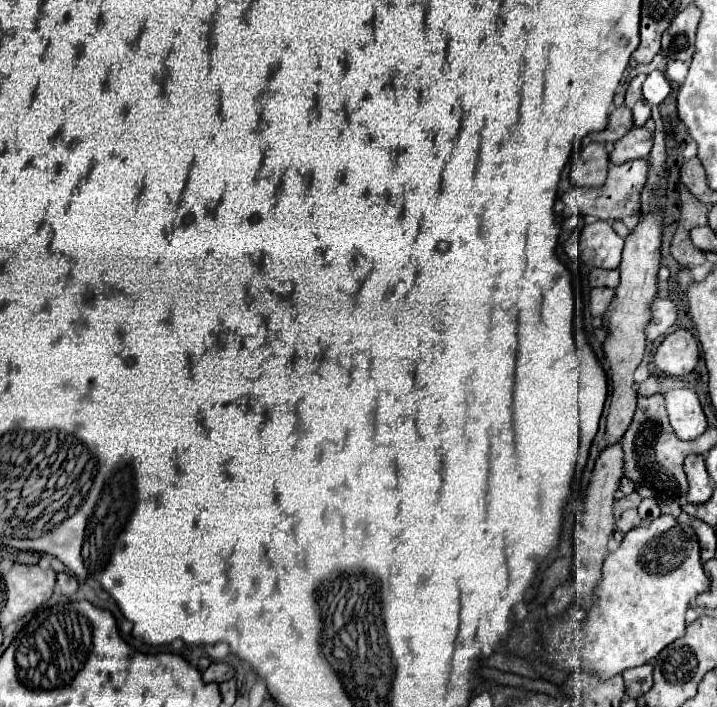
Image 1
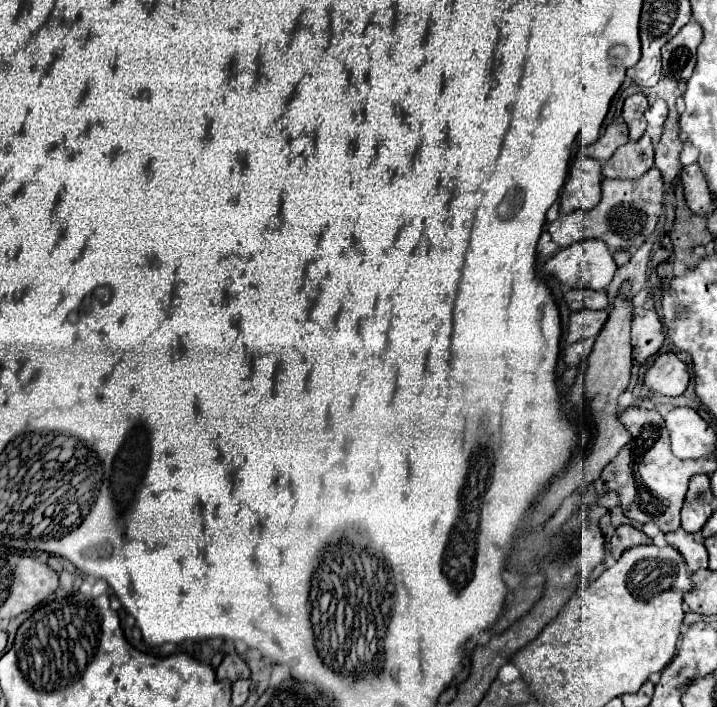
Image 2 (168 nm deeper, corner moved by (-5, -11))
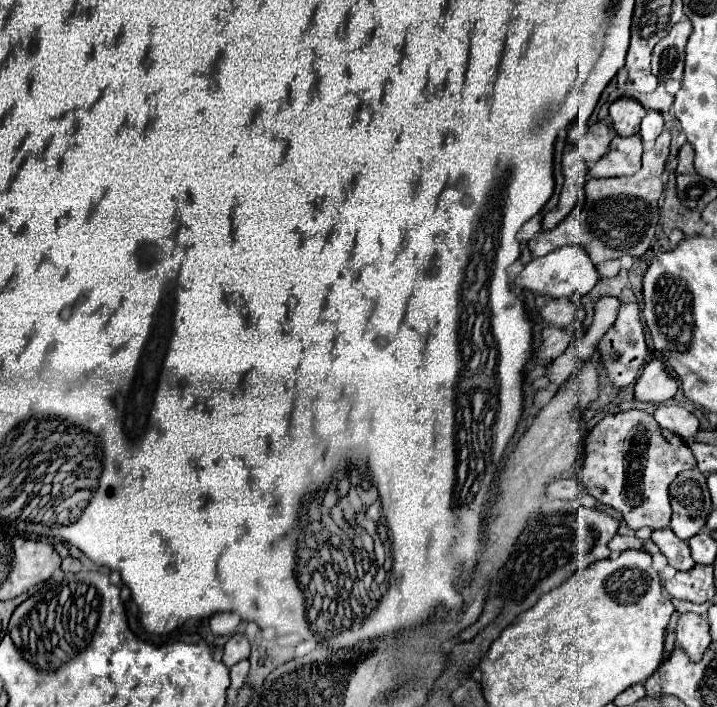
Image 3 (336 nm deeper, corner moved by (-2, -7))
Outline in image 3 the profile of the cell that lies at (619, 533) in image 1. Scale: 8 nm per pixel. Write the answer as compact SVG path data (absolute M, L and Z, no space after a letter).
M616 534L616 536L610 540L608 548L610 548L612 556L622 554L624 550L644 550L644 552L648 552L648 554L652 554L652 556L658 554L658 546L656 546L652 540L638 540L638 538L634 538L634 536L620 536L620 534Z

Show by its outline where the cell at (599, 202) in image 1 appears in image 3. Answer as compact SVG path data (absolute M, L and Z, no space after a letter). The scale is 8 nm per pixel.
M664 130L656 138L654 148L642 154L642 168L636 174L606 180L588 178L584 184L586 194L584 204L580 202L554 230L540 232L534 240L530 240L528 248L532 256L534 258L546 256L548 252L562 248L566 244L584 248L594 264L622 258L624 254L630 254L634 258L644 256L646 250L650 248L654 228L658 224L658 200L664 192L662 172L668 160L668 148L670 148L670 132Z

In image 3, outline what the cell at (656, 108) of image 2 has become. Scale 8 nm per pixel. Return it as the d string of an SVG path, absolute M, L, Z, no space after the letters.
M650 110L650 112L644 116L642 124L640 124L640 138L642 138L642 142L644 142L644 144L652 144L652 142L658 138L658 134L662 132L662 128L664 128L662 116L660 116L658 112Z

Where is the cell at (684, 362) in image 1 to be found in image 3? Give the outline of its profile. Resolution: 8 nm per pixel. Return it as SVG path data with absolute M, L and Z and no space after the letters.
M652 360L644 366L638 382L634 384L634 398L638 402L662 404L674 398L678 390L676 380L664 370L662 360Z

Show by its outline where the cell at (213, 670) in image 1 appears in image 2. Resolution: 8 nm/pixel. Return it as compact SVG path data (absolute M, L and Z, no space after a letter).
M231 652L223 658L221 666L217 668L217 680L235 682L235 680L241 680L241 678L249 678L249 668L247 668L247 664L241 656Z

